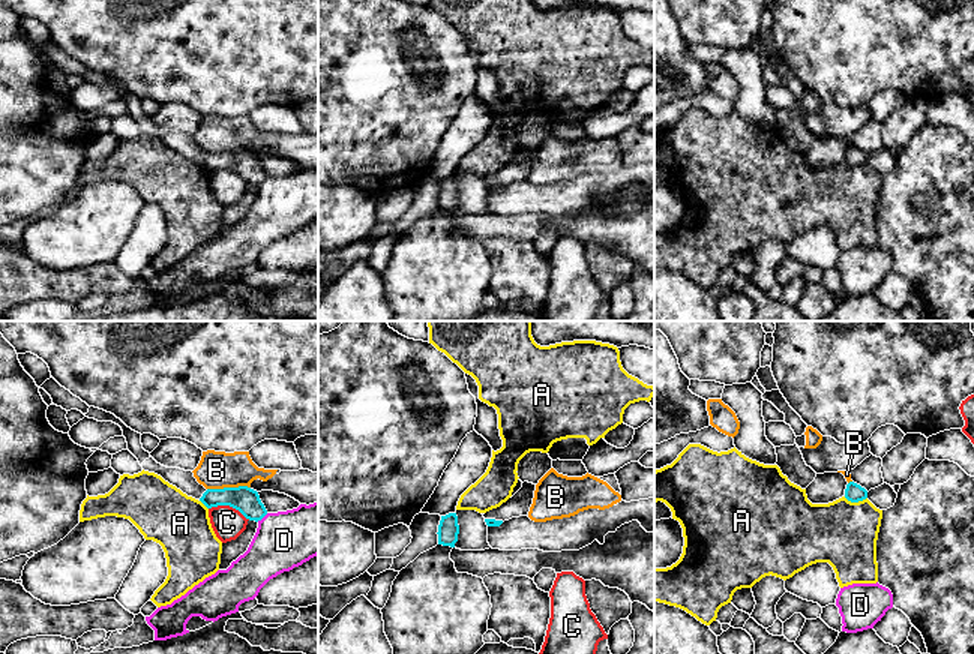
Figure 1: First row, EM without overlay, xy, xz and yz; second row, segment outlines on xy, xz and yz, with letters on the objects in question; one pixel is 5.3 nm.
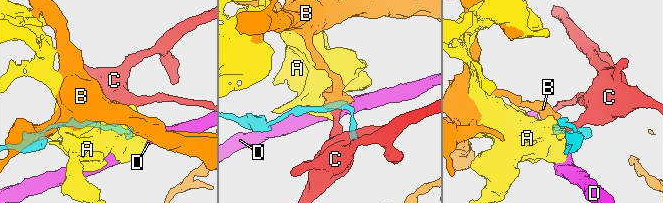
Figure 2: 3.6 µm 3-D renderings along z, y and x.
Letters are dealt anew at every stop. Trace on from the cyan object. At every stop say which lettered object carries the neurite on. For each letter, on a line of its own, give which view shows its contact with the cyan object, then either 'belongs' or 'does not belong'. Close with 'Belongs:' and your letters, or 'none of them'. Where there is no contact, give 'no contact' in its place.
A: contact in yz; does not belong
B: contact in xy; belongs
C: contact in xy; does not belong
D: contact in xy; does not belong
Belongs: B

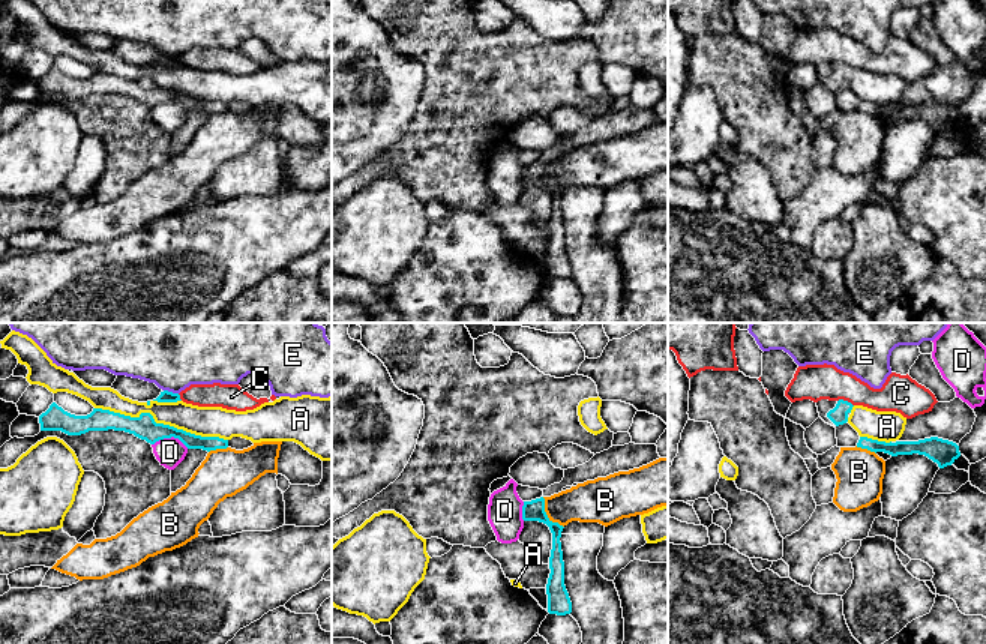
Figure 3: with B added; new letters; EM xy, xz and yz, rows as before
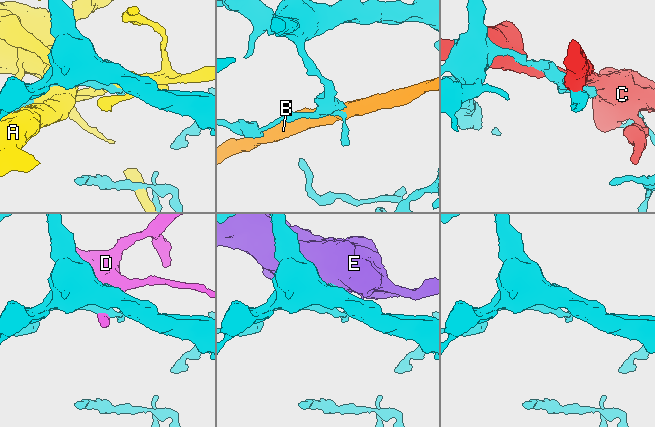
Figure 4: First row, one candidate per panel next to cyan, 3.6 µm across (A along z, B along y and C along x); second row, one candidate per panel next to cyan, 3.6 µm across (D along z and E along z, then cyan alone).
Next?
A: contact in xy; does not belong
B: contact in xz; does not belong
C: contact in yz; does not belong
D: contact in xy; does not belong
E: contact in xy; does not belong
Belongs: none of them

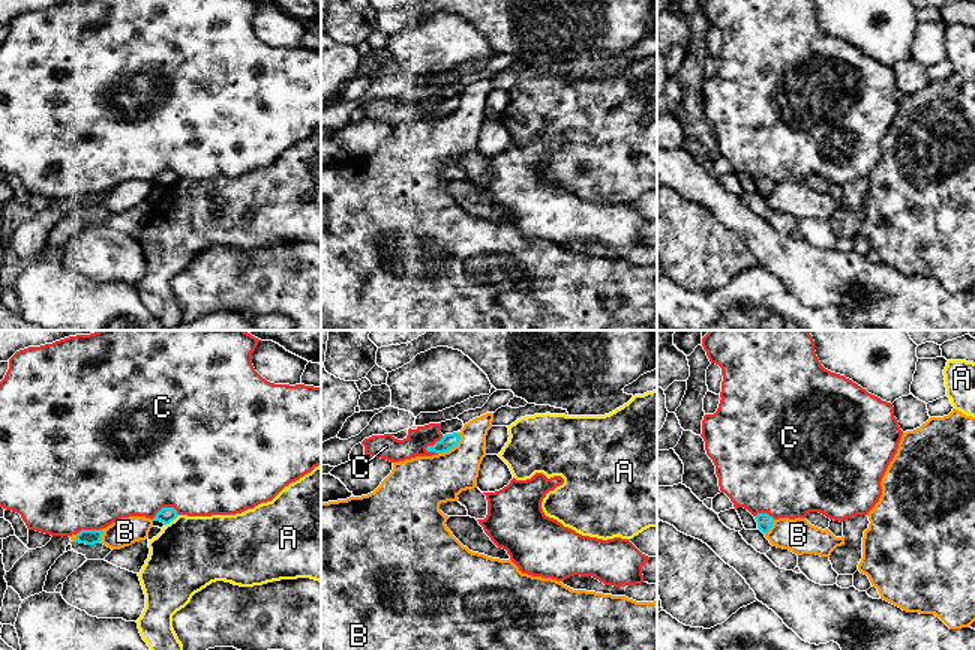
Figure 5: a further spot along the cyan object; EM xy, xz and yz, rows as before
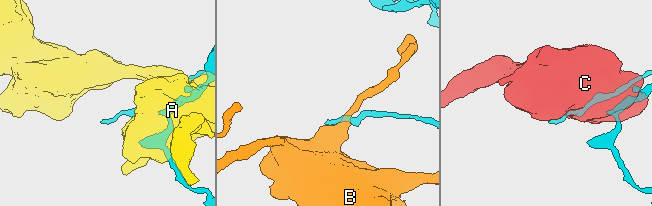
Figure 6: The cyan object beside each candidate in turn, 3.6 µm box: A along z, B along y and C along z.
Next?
A: contact in xy; does not belong
B: contact in xz; does not belong
C: contact in xz; does not belong
Belongs: none of them

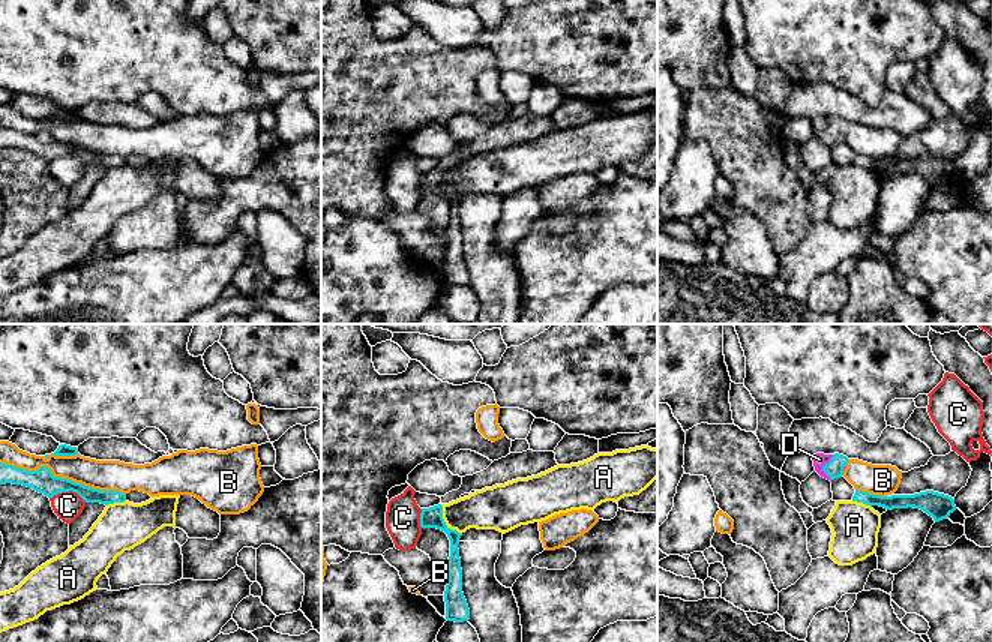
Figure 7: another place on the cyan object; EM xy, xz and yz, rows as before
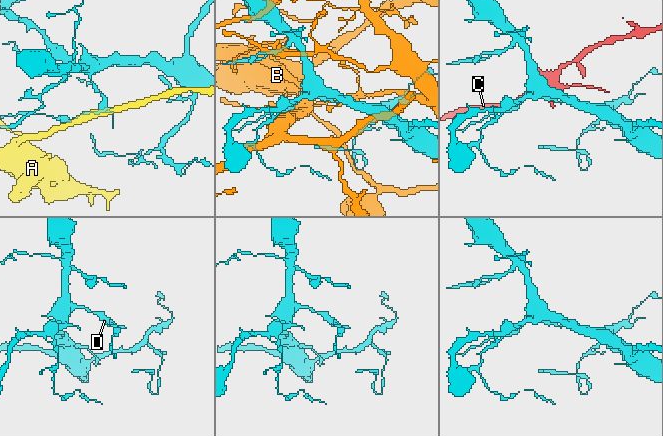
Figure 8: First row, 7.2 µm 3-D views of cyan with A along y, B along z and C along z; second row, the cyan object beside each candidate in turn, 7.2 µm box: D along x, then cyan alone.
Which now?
A: contact in xz; does not belong
B: contact in xy; does not belong
C: contact in xy; does not belong
D: contact in yz; belongs
Belongs: D

